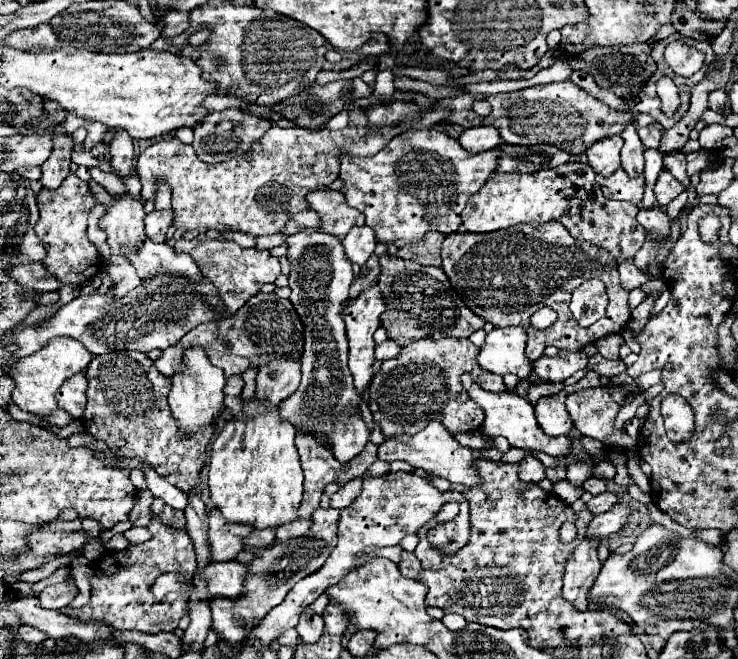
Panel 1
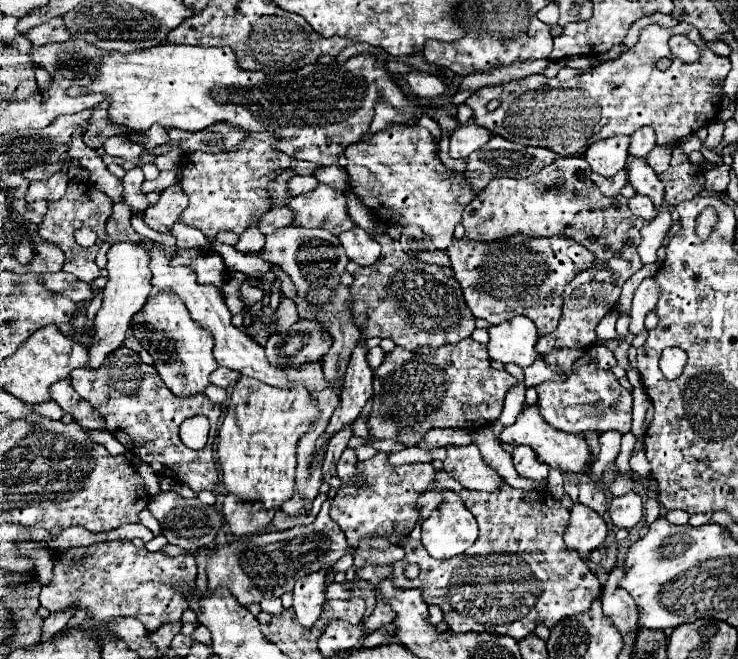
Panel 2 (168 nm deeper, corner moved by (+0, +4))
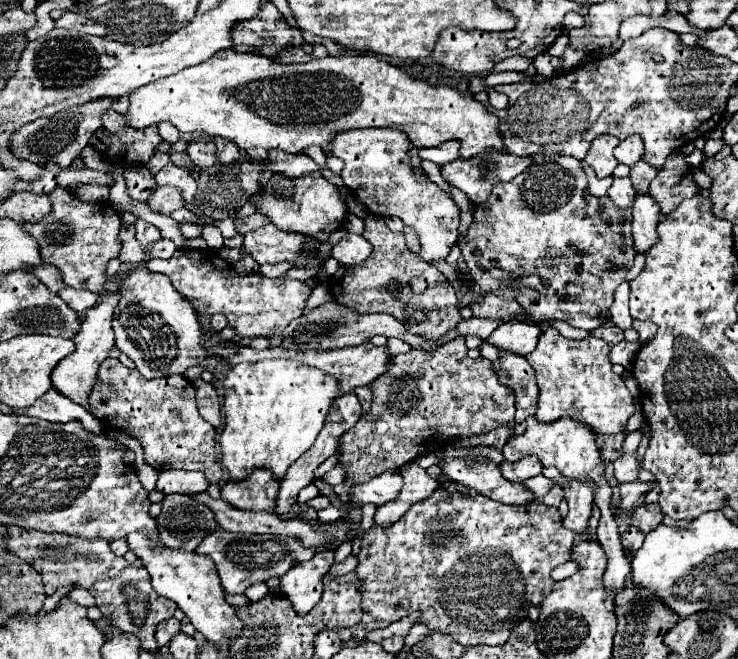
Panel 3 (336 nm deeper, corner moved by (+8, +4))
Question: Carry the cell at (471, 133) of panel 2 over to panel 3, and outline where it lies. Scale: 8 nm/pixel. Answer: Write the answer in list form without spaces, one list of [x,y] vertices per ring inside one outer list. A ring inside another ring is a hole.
[[[452,140],[452,142],[444,142],[436,148],[422,148],[418,156],[422,160],[430,160],[434,164],[446,164],[446,162],[452,162],[458,158],[458,150],[460,150],[460,144],[456,140]]]

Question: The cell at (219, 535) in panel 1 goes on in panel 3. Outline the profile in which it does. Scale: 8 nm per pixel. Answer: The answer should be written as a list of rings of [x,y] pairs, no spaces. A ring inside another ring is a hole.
[[[254,470],[248,478],[234,482],[228,480],[222,486],[222,498],[230,502],[236,508],[242,510],[268,510],[272,512],[274,506],[266,506],[268,502],[274,502],[278,490],[276,490],[276,476],[270,470]]]

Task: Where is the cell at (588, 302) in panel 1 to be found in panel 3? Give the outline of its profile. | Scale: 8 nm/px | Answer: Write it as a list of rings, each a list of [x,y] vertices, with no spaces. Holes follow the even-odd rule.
[[[554,154],[552,158],[544,156],[542,162],[532,162],[514,180],[496,184],[490,198],[474,208],[472,226],[458,246],[472,280],[482,292],[494,292],[504,288],[508,280],[520,280],[516,284],[516,300],[534,320],[556,318],[576,328],[594,330],[610,318],[614,290],[624,282],[636,256],[632,250],[630,218],[630,208],[620,210],[608,196],[596,198],[588,192],[586,172],[580,160]]]

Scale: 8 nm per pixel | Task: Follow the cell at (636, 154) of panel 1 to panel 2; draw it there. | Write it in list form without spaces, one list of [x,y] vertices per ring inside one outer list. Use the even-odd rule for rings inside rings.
[[[628,156],[628,180],[638,194],[648,196],[658,208],[664,204],[664,182],[656,176],[656,172],[648,166],[646,158]]]

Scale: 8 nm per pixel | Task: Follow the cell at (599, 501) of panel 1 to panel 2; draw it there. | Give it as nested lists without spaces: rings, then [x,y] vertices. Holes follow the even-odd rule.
[[[620,474],[620,476],[616,476],[616,480],[610,484],[610,494],[612,494],[612,498],[618,498],[618,496],[624,496],[626,492],[630,492],[634,486],[634,480],[632,478],[628,478],[628,476],[624,476],[624,474]]]

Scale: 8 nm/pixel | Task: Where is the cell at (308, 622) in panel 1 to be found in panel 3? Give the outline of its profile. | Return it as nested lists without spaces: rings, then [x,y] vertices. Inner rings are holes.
[[[334,550],[316,552],[308,562],[294,564],[282,578],[280,588],[298,614],[308,614],[322,596],[322,576],[334,564]]]

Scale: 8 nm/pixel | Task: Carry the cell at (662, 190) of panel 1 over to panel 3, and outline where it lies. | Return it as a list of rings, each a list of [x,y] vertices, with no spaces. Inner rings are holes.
[[[672,154],[664,164],[664,170],[652,180],[650,196],[660,206],[662,214],[668,216],[682,200],[698,194],[698,186],[694,182],[694,170],[686,166],[684,154]]]

